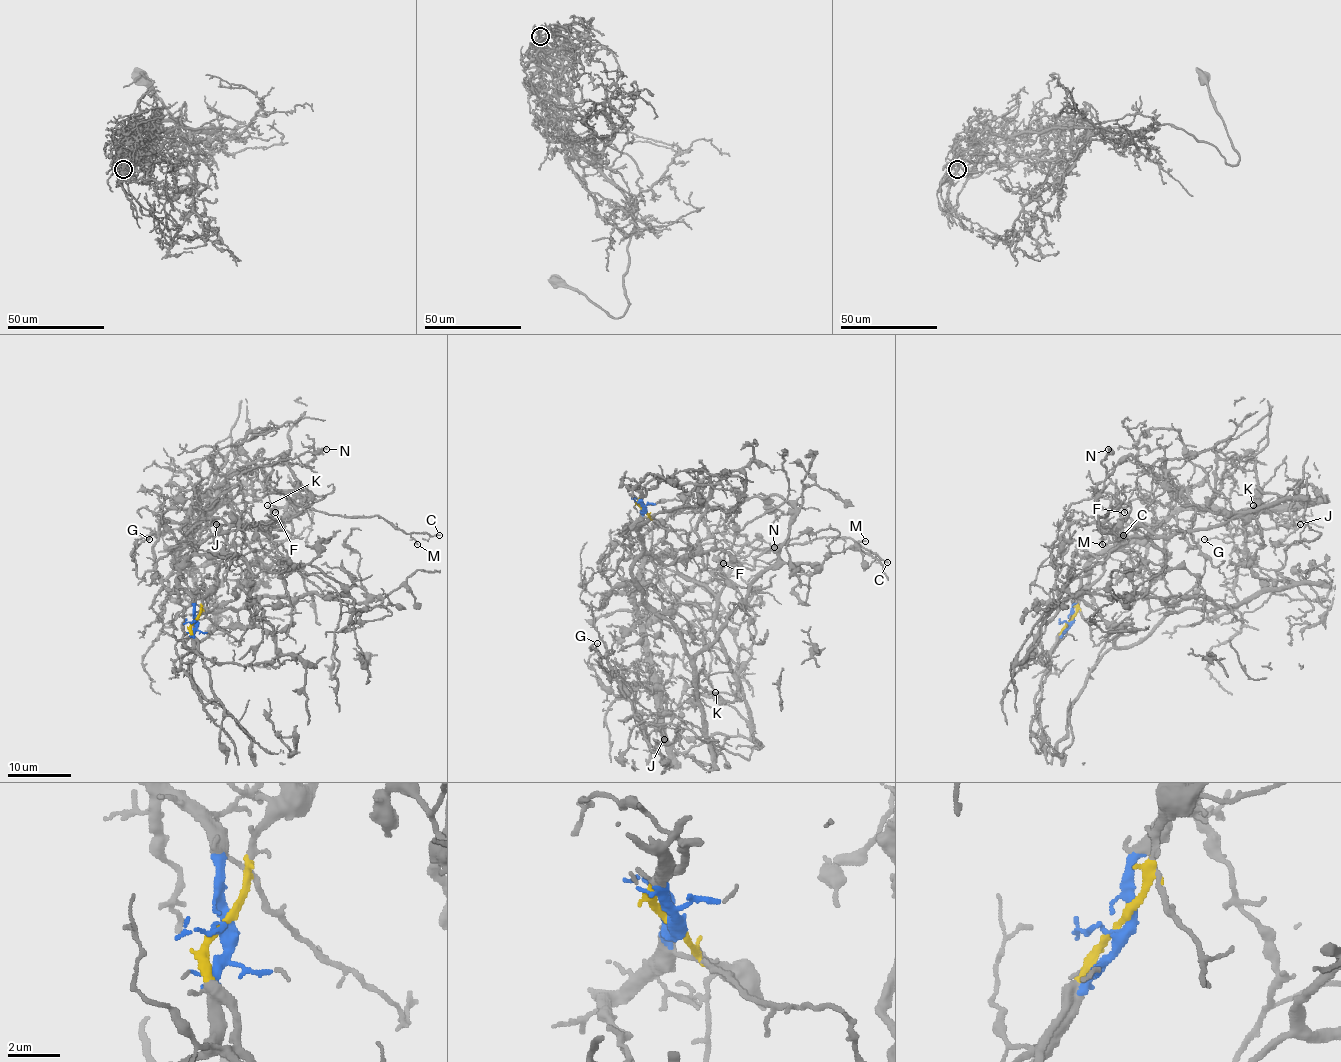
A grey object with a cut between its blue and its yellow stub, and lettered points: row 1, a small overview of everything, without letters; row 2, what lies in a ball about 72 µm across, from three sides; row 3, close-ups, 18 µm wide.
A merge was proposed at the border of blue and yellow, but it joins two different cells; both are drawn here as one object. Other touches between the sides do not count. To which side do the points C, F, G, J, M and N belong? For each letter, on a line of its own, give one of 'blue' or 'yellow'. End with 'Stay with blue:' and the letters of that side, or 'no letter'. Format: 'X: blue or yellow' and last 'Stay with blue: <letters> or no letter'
C: yellow
F: blue
G: blue
J: blue
M: yellow
N: yellow
Stay with blue: F, G, J

